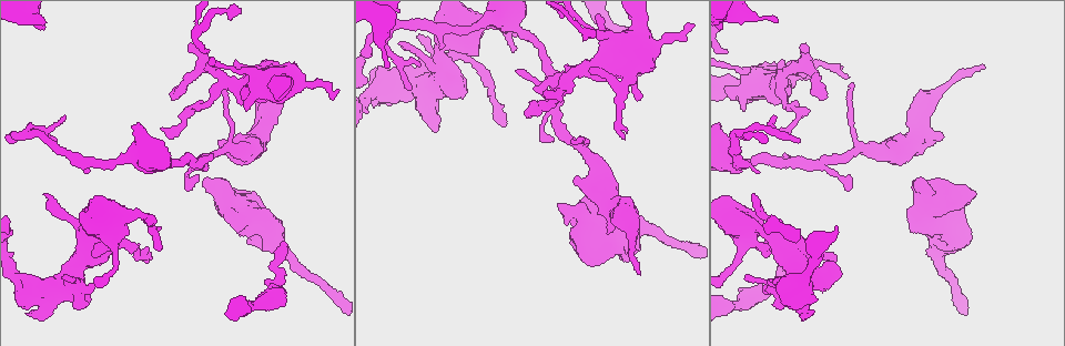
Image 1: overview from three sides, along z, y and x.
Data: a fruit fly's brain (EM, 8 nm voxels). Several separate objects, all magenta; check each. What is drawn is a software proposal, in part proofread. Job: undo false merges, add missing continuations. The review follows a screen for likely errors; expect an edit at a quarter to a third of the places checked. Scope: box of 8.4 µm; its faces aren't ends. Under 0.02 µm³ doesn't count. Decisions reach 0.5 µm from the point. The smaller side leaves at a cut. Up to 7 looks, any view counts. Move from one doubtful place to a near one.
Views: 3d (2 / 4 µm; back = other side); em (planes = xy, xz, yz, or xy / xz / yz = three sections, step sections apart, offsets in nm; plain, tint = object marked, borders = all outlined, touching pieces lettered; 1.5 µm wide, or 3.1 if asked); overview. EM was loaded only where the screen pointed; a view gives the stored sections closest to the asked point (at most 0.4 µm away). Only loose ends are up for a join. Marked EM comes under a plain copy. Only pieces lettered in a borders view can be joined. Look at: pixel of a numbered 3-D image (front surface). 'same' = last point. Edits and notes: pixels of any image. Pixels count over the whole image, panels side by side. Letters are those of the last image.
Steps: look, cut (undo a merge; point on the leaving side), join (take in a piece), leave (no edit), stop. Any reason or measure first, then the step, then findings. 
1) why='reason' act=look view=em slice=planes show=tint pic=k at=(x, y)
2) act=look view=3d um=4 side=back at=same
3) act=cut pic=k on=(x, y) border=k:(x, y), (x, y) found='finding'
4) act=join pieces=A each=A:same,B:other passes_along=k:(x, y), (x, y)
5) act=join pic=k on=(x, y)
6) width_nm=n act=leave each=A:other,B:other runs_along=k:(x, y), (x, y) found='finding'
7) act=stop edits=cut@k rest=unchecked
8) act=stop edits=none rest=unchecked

why='an open end' act=look view=em slice=planes show=borders pic=1 at=(798, 138)

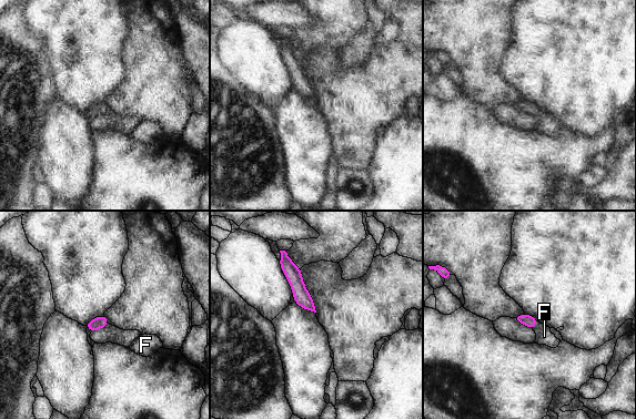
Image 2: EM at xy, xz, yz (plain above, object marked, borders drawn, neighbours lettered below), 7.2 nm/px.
act=join pieces=F each=F:same passes_along=2:(528, 320), (535, 325), (544, 336) found='it goes on there'

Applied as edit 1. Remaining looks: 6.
why='an open end' act=look view=3d um=2 side=back pic=1 at=(399, 44)

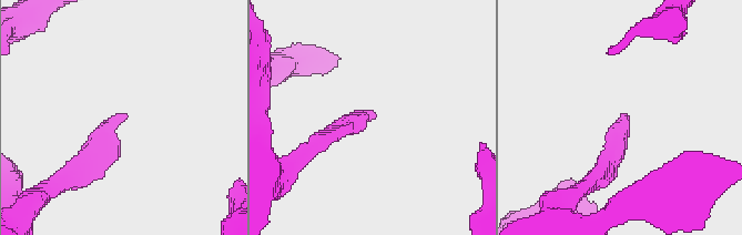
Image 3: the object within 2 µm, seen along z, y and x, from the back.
why='need the tissue' act=look view=em slice=xy step=8 show=borders pic=3 at=(624, 113)

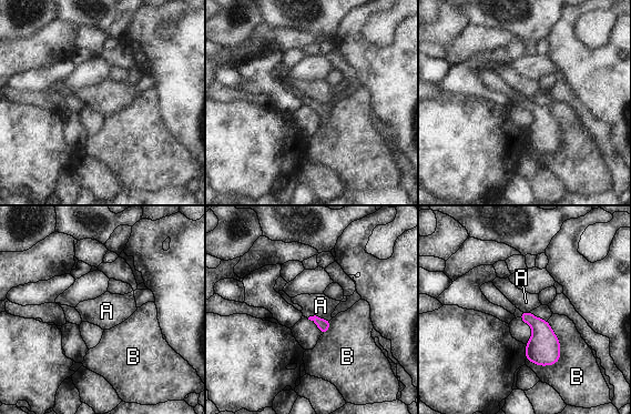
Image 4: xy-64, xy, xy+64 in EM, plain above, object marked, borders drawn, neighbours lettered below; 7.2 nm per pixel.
act=look view=em slice=planes show=borders at=same

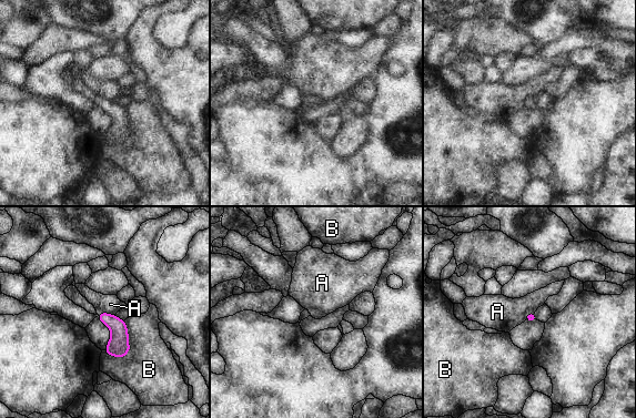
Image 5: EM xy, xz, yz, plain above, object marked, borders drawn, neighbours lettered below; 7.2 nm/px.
act=leave each=A:other,B:other border=5:(97, 313), (114, 315) found='none of them fits'

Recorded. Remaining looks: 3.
act=look view=3d um=4 pic=1 at=(845, 73)

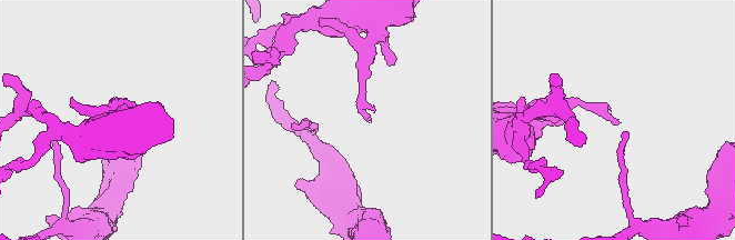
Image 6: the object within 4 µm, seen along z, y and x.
act=look view=em slice=xz step=8 show=tint pic=6 at=(616, 121)

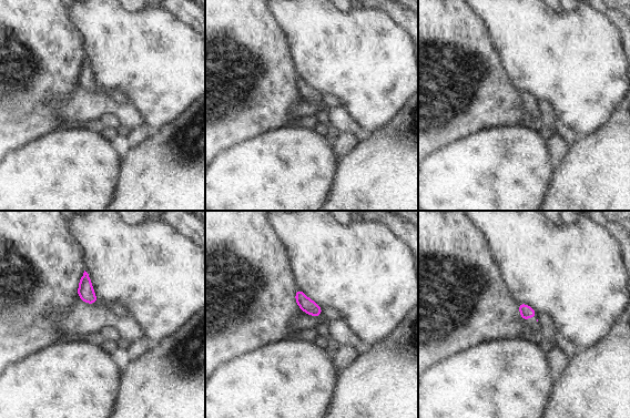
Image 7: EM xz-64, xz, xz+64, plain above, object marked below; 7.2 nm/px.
why='another direction' act=look view=em slice=planes show=borders at=same

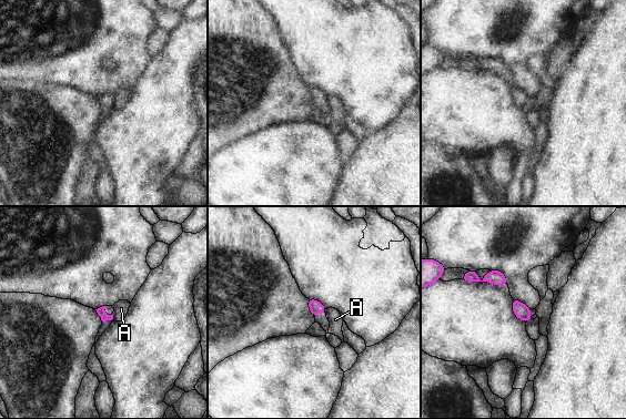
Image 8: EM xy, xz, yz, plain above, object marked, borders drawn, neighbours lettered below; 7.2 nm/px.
act=leave each=A:other border=8:(114, 312), (111, 319) found='none of them fits'

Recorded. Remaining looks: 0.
act=stop edits=join@2 rest=unchecked

